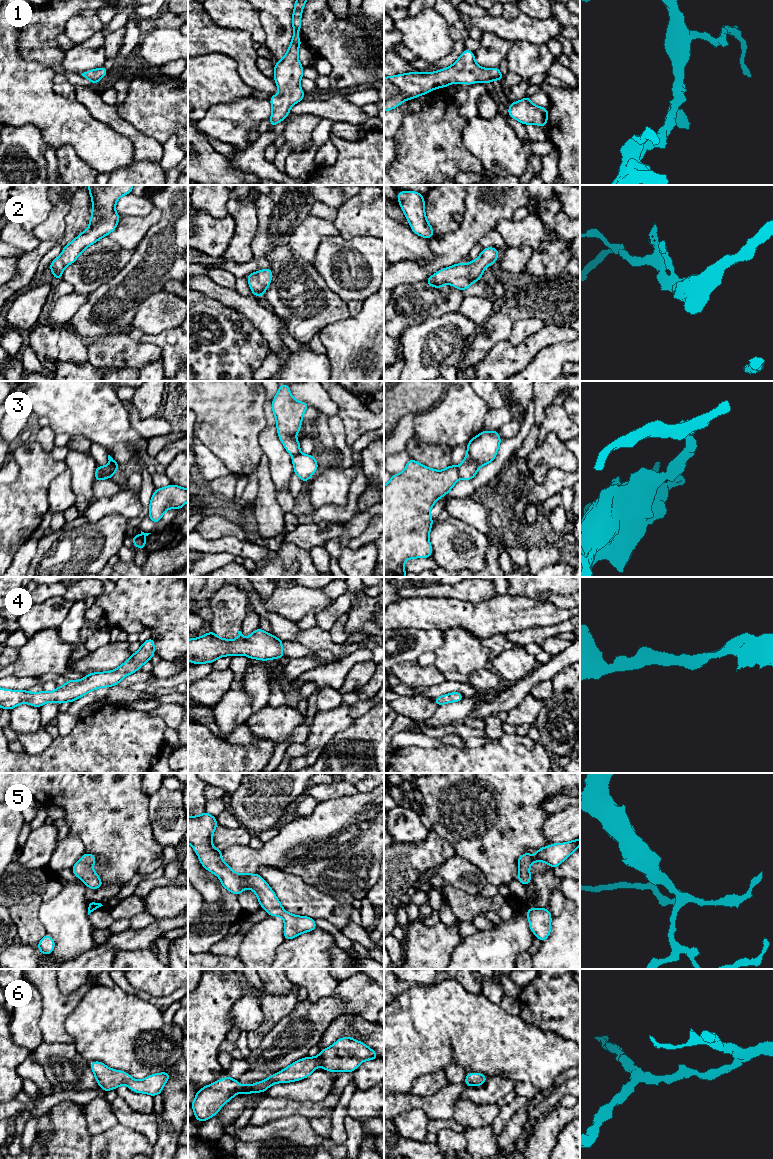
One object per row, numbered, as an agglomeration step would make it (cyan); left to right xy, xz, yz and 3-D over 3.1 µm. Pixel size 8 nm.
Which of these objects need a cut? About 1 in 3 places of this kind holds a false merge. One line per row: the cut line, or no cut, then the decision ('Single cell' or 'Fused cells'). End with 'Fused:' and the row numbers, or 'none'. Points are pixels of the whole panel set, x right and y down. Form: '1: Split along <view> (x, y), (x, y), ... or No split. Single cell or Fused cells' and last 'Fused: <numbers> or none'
1: No split. Single cell
2: No split. Single cell
3: Split along xy (97, 467), (103, 478). Fused cells
4: No split. Single cell
5: No split. Single cell
6: No split. Single cell
Fused: 3

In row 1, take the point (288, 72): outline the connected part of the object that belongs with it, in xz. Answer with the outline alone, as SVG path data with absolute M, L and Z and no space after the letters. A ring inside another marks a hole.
M296 0L292 16L293 36L291 44L282 60L274 67L274 80L279 93L271 96L272 114L270 127L284 120L290 113L290 108L304 99L304 91L300 87L304 67L298 60L298 49L302 42L298 32L301 29L301 14L307 0Z

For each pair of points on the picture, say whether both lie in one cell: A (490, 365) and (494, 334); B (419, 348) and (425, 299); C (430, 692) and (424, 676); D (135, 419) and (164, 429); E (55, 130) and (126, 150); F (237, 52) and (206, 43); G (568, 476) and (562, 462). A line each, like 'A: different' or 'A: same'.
A: different
B: different
C: different
D: same
E: same
F: same
G: different

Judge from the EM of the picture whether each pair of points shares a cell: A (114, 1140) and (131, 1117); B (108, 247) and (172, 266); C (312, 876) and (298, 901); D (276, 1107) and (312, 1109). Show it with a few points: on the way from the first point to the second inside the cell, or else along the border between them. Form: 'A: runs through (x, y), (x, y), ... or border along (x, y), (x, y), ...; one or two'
A: border along (118, 1122), (145, 1136); two
B: border along (133, 250), (130, 260), (117, 273); two
C: border along (286, 872), (298, 875), (306, 883), (328, 894); two
D: runs through (285, 1107), (303, 1108); one

